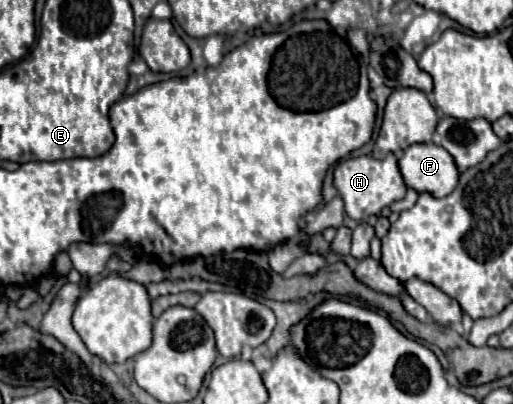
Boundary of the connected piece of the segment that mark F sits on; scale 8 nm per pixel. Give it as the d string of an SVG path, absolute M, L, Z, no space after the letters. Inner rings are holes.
M432 143L410 145L404 151L398 165L400 165L400 173L404 177L406 187L418 193L432 193L432 197L446 197L458 185L458 169L452 161L452 155L440 145L432 145Z

